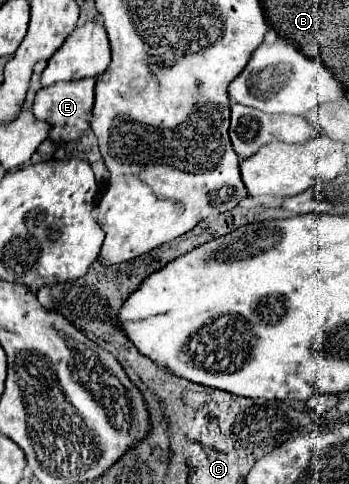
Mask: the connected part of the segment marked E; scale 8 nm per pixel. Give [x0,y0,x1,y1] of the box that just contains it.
[33,77,97,143]

